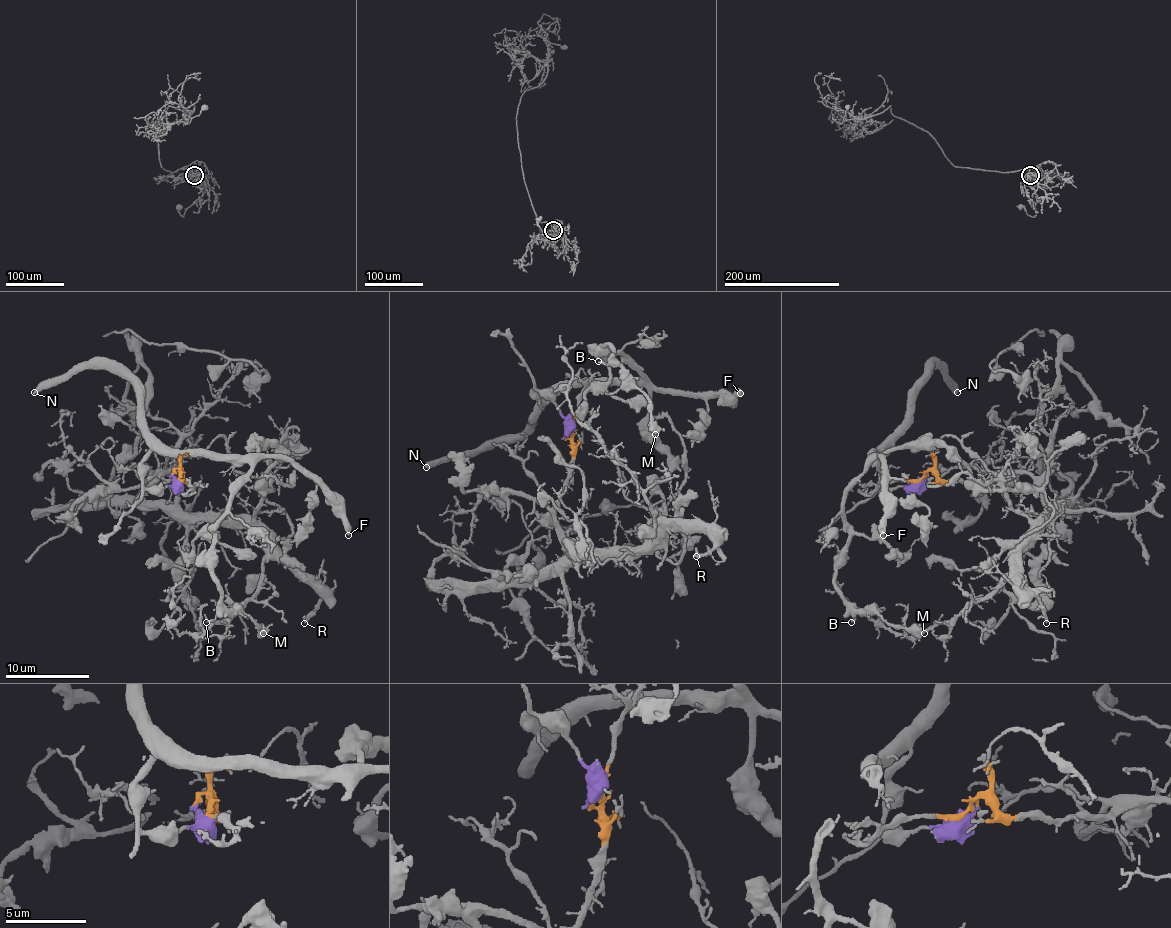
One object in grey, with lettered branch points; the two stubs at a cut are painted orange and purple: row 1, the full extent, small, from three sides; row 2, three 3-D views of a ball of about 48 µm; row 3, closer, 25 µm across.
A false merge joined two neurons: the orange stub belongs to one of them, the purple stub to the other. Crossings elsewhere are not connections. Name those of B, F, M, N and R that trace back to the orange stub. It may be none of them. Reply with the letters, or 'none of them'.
R

